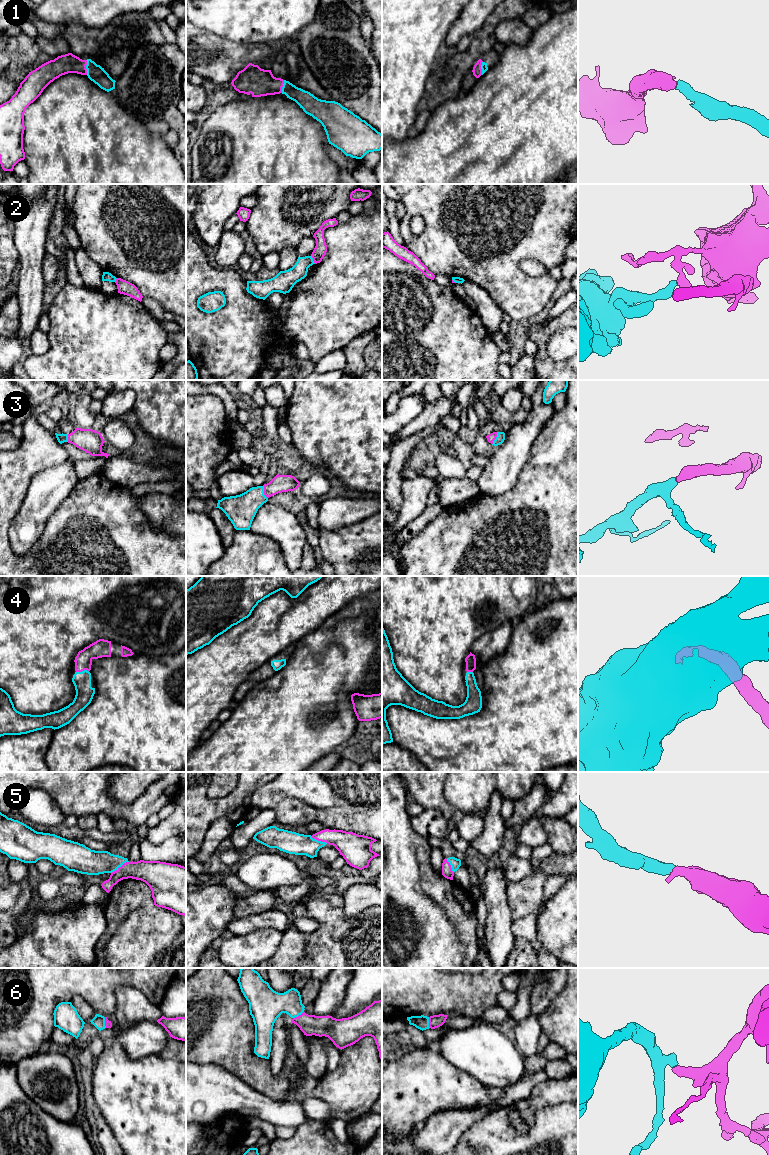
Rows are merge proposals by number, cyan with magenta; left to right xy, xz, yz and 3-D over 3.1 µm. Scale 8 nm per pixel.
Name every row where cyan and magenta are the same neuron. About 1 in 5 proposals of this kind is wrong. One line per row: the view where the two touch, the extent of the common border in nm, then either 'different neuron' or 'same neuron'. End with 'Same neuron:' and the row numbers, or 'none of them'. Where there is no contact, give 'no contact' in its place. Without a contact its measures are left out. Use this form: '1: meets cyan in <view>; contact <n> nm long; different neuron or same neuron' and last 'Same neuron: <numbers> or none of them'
1: meets cyan in xy; contact 120 nm long; same neuron
2: meets cyan in xz; contact 80 nm long; different neuron
3: meets cyan in xz; contact 120 nm long; same neuron
4: meets cyan in xy; contact 110 nm long; same neuron
5: meets cyan in xy; contact 170 nm long; same neuron
6: meets cyan in xz; contact 110 nm long; same neuron
Same neuron: 1, 3, 4, 5, 6

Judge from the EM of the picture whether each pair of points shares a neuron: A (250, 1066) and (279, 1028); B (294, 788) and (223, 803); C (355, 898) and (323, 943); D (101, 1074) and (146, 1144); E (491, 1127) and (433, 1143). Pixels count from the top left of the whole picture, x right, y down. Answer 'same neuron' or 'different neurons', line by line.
A: different neurons
B: different neurons
C: different neurons
D: same neuron
E: different neurons

